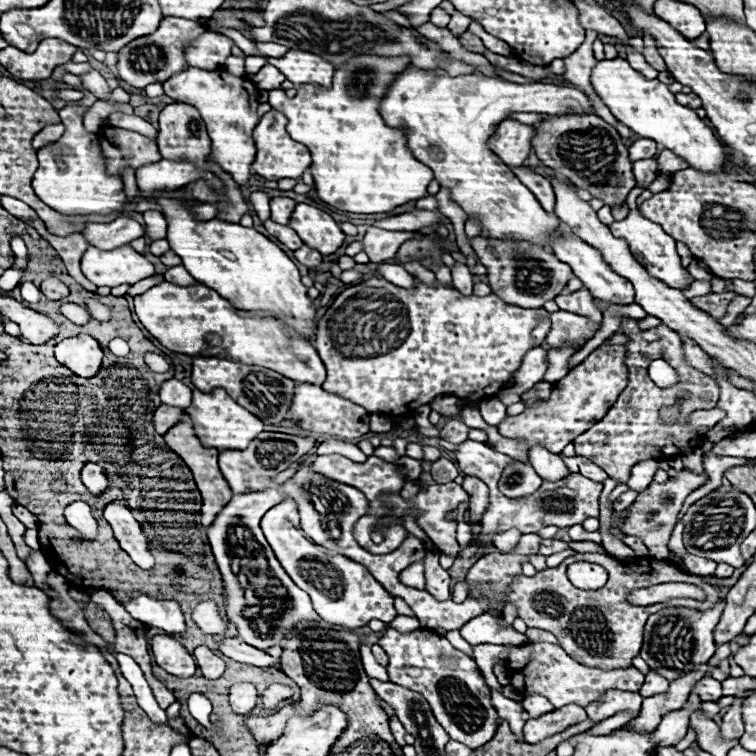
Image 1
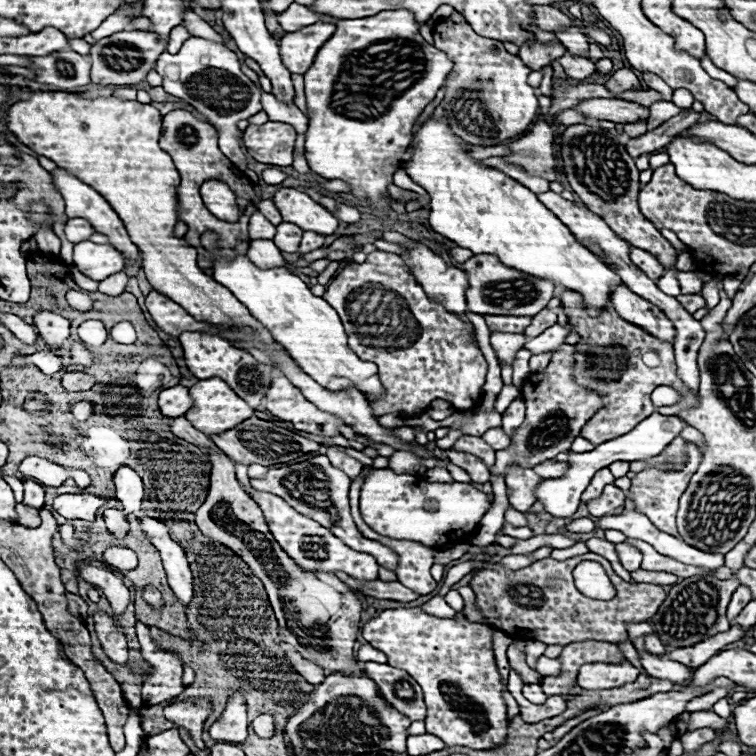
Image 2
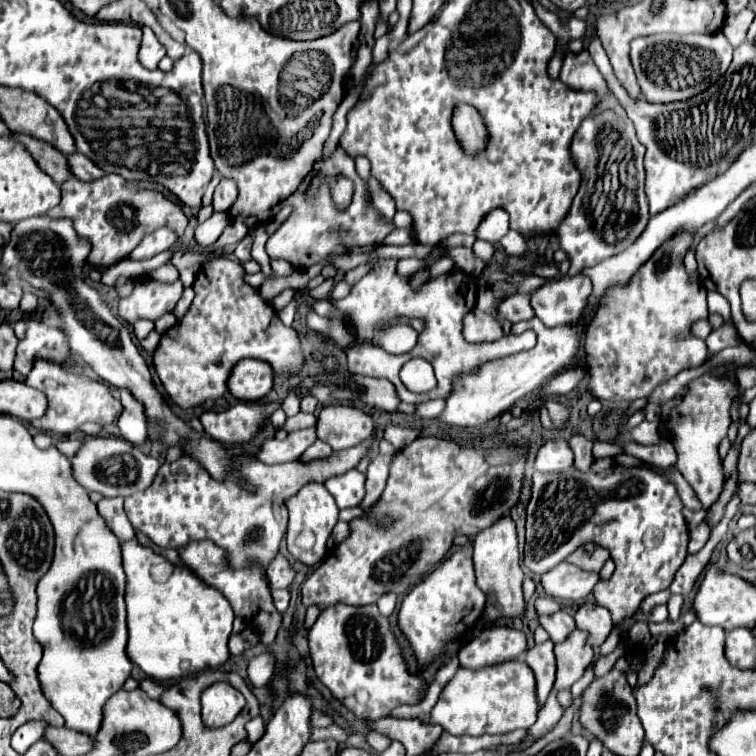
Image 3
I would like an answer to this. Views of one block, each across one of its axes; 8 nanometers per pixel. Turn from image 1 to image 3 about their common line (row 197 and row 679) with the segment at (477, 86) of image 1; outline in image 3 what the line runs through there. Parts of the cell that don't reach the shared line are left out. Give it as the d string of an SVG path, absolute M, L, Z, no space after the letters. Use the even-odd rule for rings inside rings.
M510 660L478 670L460 666L456 676L440 692L430 712L430 722L440 724L450 734L468 736L506 734L516 728L530 728L538 714L534 684L534 674L524 660Z

